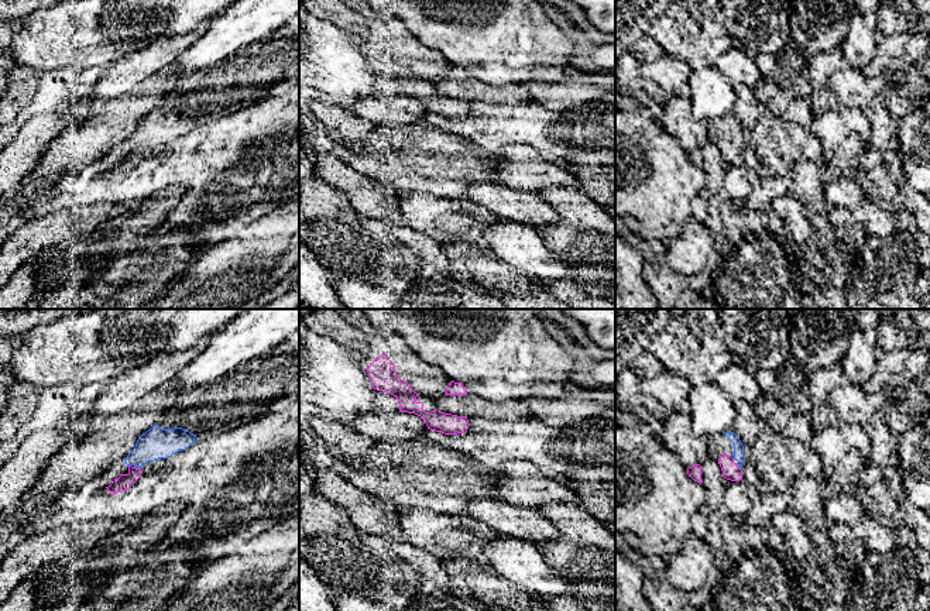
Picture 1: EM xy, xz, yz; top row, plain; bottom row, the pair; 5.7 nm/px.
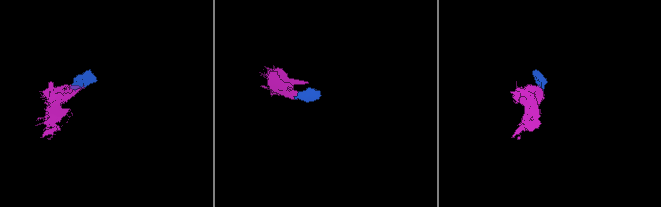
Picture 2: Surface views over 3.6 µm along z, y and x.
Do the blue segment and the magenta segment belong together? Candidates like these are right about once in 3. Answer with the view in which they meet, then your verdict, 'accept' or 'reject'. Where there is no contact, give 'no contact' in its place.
xy | accept

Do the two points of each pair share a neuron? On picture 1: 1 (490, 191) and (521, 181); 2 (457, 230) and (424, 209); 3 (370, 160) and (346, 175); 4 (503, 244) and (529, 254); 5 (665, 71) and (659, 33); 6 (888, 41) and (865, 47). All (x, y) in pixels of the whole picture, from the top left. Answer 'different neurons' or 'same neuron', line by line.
1: different neurons
2: same neuron
3: different neurons
4: same neuron
5: different neurons
6: different neurons

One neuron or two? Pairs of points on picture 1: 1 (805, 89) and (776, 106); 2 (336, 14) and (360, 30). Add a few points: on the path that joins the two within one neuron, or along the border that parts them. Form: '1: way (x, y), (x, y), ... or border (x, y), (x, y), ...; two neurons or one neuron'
1: way (798, 89), (793, 89), (783, 99); one neuron
2: way (342, 16), (354, 24); one neuron

